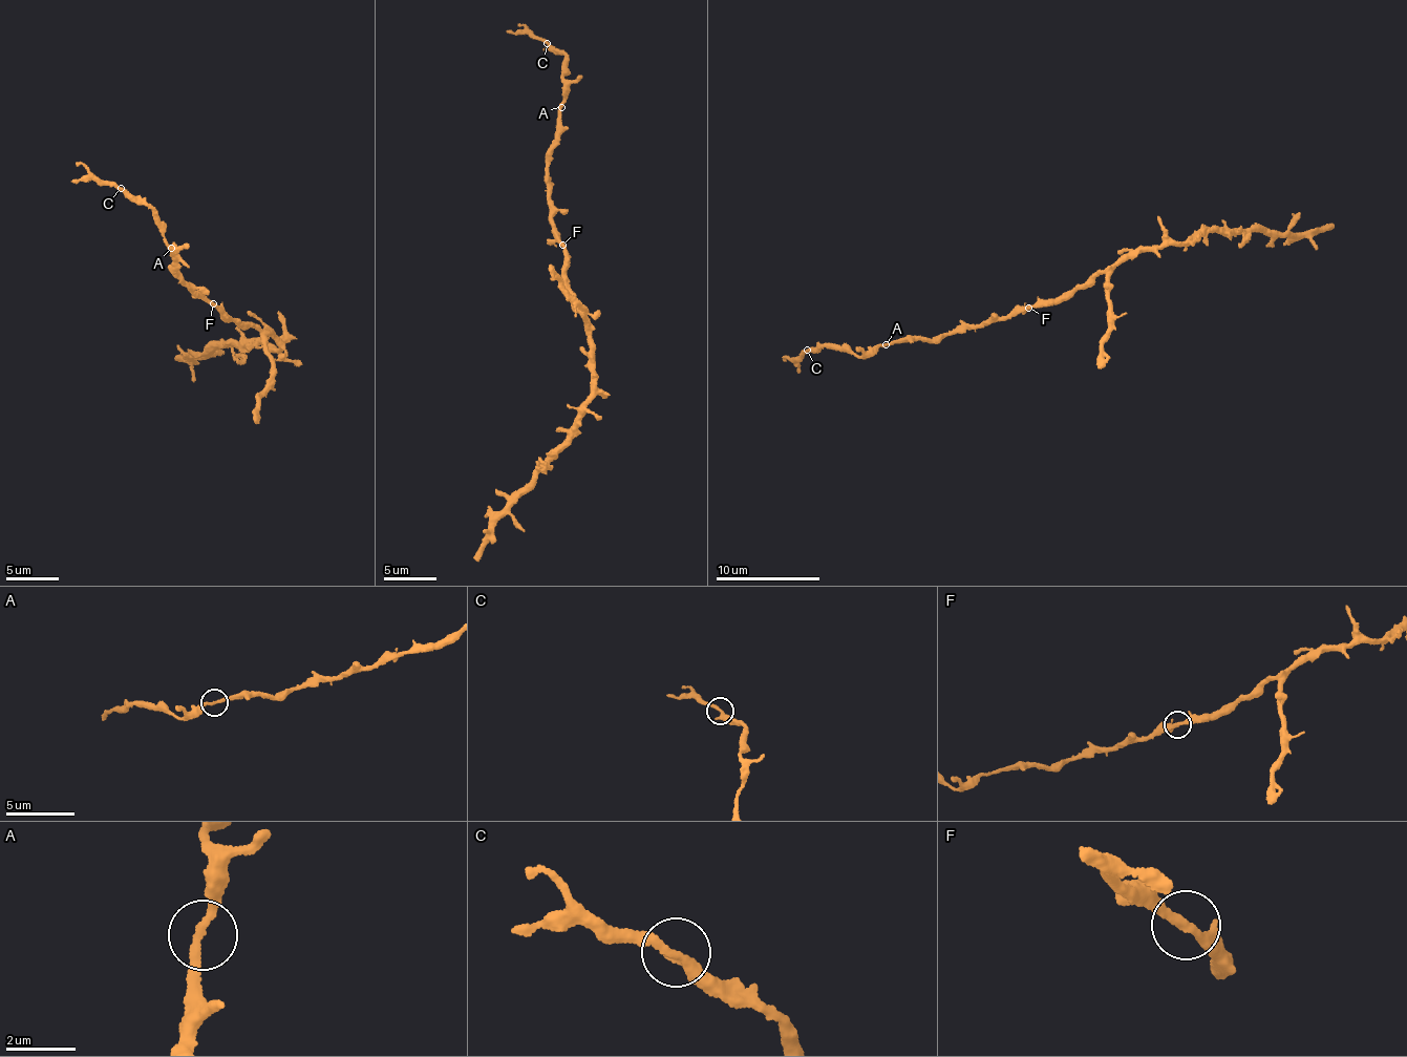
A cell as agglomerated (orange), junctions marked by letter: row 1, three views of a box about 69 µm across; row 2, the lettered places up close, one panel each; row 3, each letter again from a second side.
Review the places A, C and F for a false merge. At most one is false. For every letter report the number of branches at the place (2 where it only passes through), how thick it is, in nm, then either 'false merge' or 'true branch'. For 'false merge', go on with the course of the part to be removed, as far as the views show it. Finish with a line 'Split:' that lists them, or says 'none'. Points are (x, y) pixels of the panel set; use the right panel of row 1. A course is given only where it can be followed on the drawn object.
A: 2 branches meet; 220 nm thick; true branch
C: 2 branches meet; 280 nm thick; true branch
F: 2 branches meet; 280 nm thick; true branch
Split: none

